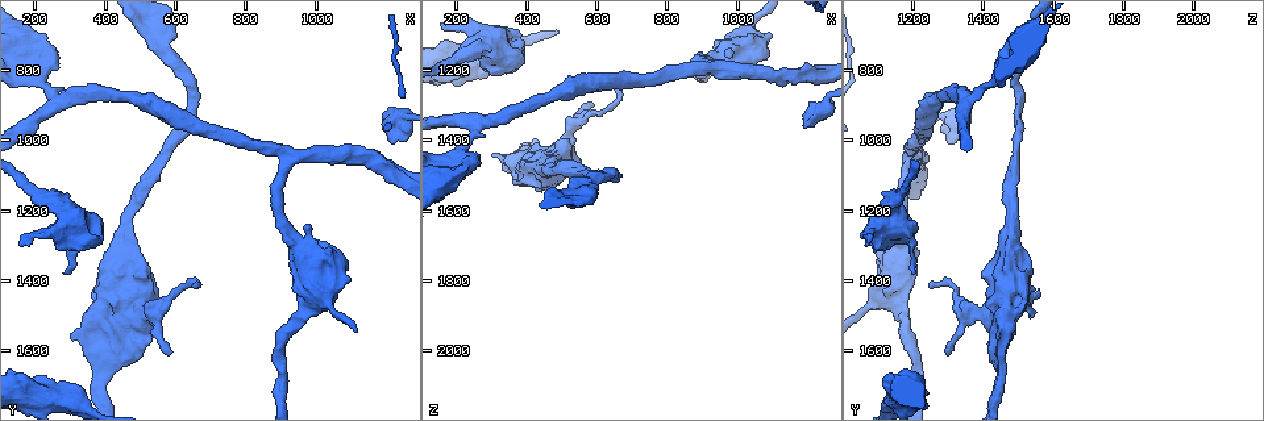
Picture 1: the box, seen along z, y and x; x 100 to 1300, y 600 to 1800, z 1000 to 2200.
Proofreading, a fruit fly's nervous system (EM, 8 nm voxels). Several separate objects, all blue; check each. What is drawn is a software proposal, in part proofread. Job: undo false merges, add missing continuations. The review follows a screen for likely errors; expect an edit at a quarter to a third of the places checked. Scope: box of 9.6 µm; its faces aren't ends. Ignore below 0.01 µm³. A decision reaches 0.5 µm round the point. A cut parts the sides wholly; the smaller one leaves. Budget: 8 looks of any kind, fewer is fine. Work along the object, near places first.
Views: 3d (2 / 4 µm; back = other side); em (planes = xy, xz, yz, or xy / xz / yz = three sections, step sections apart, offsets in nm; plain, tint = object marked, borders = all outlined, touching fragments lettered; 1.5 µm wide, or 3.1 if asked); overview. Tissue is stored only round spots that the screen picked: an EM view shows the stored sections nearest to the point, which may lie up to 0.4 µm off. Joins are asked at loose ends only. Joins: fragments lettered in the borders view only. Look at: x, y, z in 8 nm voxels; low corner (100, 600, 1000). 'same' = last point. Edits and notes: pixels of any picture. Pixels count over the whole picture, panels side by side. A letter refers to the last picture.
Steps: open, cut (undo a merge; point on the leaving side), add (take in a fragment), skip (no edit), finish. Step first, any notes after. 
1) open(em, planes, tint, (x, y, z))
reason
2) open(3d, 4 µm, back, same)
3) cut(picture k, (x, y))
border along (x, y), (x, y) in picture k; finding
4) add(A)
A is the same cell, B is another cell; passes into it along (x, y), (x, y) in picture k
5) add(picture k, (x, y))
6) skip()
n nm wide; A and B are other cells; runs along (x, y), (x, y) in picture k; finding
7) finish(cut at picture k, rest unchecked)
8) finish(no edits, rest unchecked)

open(3d, 4 µm, (210, 820, 1430))
abrupt turn

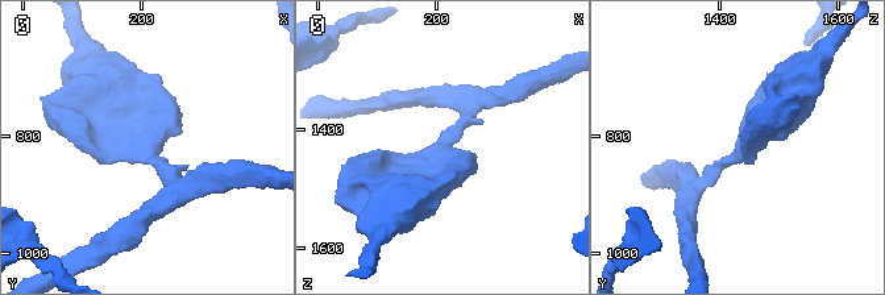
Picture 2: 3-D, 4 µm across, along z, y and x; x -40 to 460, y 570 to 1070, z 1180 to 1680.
open(em, xy, step 8, tint, (210, 825, 1435))
3 arms; arms of 220, 260, 360 nm

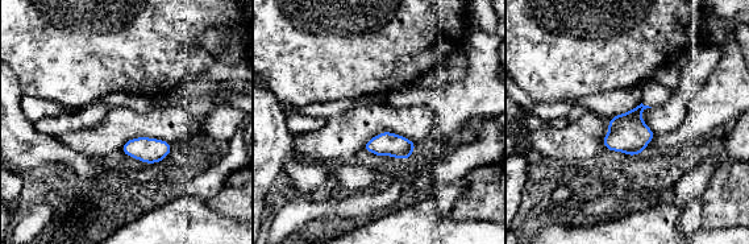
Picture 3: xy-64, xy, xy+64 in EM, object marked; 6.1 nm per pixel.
open(em, planes, borders, same)

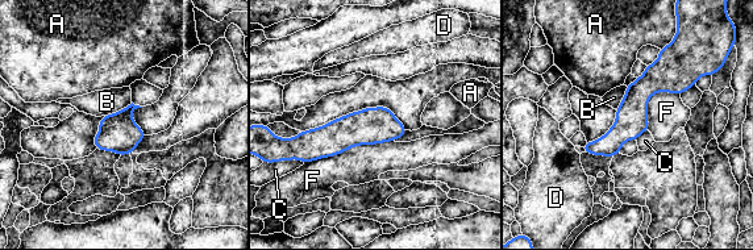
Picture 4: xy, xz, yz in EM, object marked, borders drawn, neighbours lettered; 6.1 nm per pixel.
skip()
A, B, C, D and F are other cells; border along (132, 103), (104, 116) in picture 4; continuous, no second cell

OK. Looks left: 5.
open(em, planes, borders, (290, 1380, 1210))
an open end

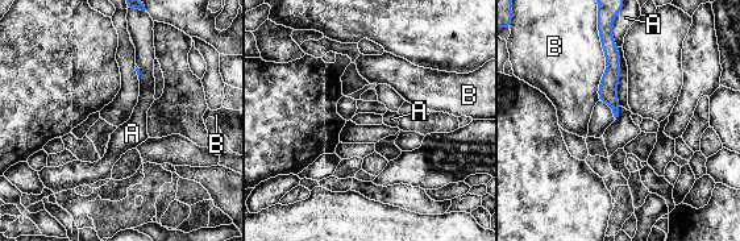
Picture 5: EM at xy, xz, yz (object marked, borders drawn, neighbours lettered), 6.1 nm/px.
skip()
A and B are other cells; runs along (606, 42), (615, 109) in picture 5; no lettered fragment goes on from it

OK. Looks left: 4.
open(em, planes, borders, (590, 1600, 1300))
an open end

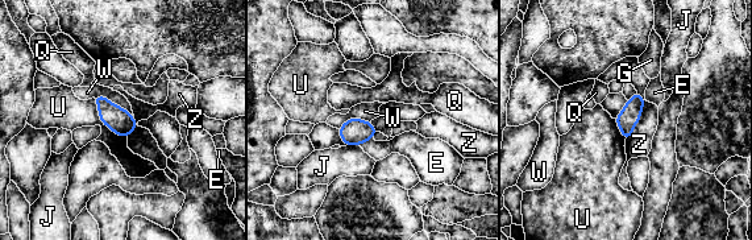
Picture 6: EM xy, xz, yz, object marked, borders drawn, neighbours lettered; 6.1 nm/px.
skip()
130 nm wide; E, G, J, Q, U, W and Z are other cells; border along (645, 100), (642, 118), (626, 140) in picture 6; none of them fits

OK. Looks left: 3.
finish(no edits, rest unchecked)

